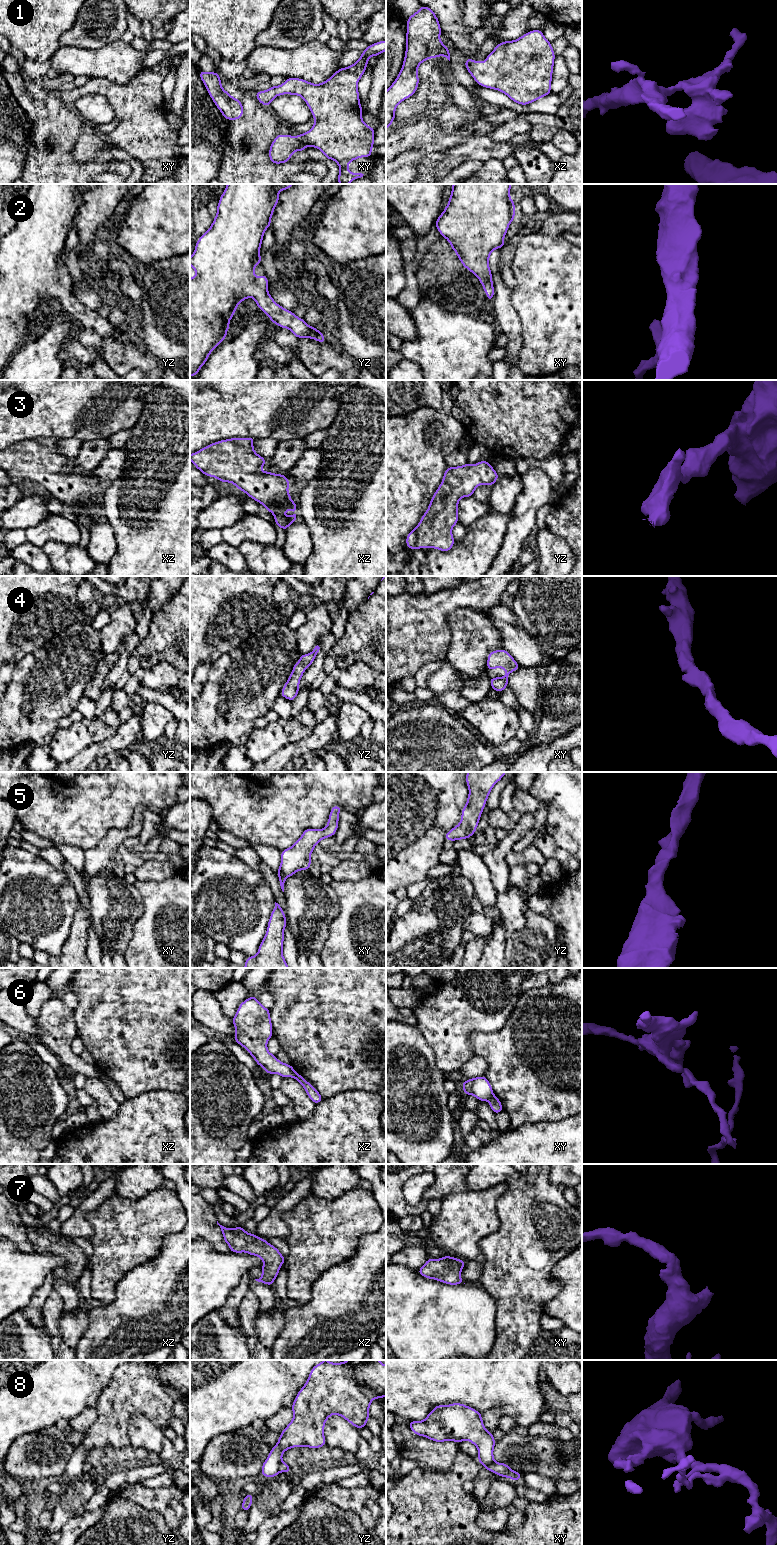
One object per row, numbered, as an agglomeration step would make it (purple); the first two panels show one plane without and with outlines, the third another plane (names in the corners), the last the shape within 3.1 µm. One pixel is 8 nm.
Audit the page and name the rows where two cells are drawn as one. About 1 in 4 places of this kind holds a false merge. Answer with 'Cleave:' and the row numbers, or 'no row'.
Cleave: 6, 8

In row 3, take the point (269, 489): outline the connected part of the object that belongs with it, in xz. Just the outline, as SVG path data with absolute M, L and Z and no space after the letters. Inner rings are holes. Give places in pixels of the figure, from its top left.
M251 437L217 441L190 454L190 460L203 475L230 482L262 504L286 531L298 519L297 503L288 493L291 482L284 474L260 470L266 459L255 452L254 441Z

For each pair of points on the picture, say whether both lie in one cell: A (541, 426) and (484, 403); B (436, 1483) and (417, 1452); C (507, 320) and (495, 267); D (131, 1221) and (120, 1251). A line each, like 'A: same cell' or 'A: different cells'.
A: same cell
B: different cells
C: same cell
D: same cell

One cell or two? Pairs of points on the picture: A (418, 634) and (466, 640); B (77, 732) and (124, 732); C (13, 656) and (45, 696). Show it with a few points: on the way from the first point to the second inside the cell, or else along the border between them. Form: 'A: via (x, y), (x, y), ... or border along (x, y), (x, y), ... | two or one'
A: border along (448, 615), (450, 644), (445, 658) | two
B: border along (120, 725), (117, 731), (105, 740) | two
C: border along (36, 648), (27, 653), (15, 665) | two

